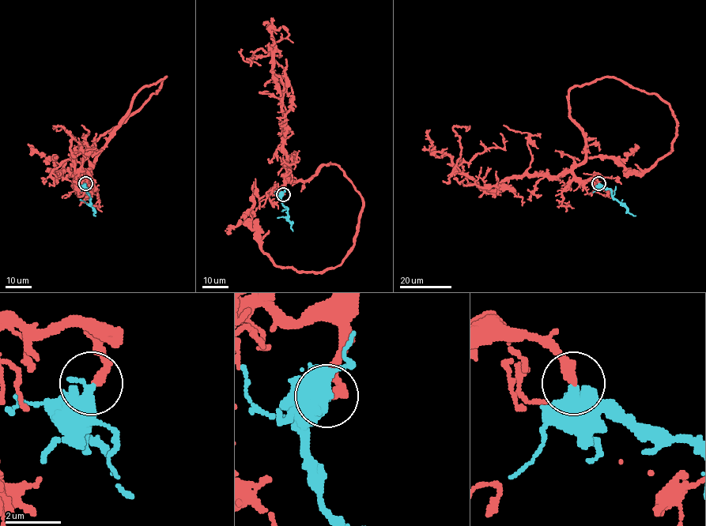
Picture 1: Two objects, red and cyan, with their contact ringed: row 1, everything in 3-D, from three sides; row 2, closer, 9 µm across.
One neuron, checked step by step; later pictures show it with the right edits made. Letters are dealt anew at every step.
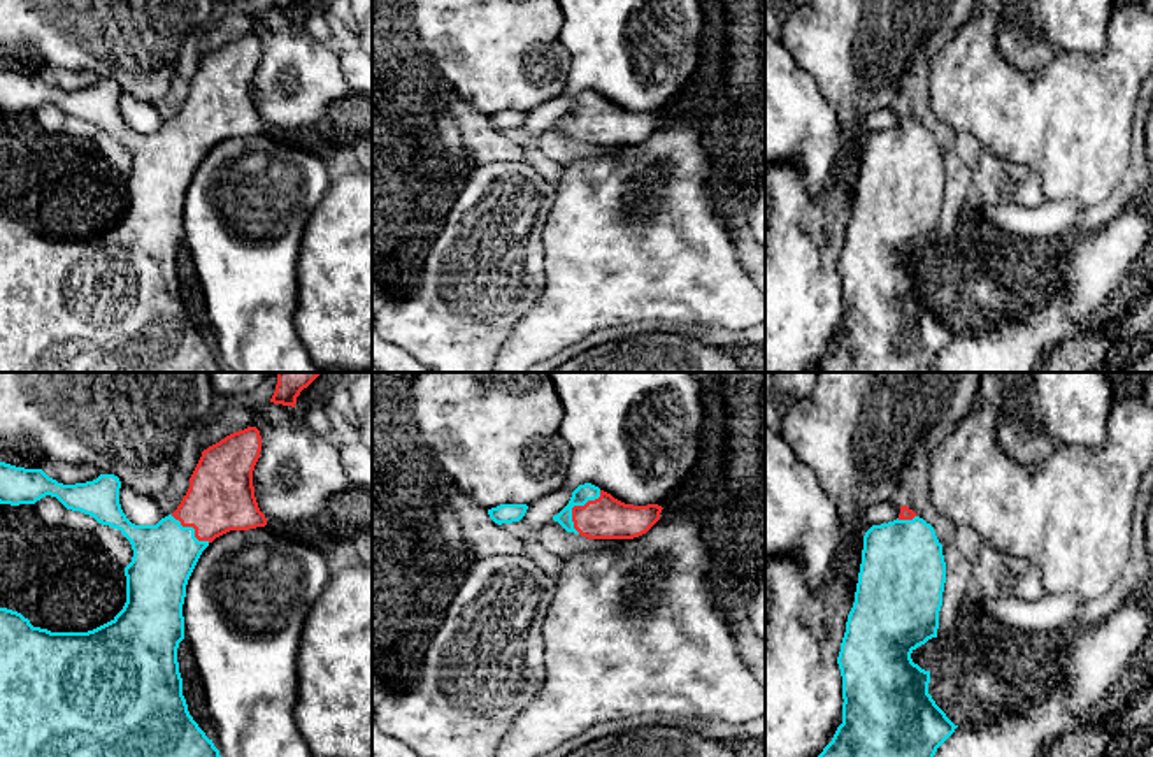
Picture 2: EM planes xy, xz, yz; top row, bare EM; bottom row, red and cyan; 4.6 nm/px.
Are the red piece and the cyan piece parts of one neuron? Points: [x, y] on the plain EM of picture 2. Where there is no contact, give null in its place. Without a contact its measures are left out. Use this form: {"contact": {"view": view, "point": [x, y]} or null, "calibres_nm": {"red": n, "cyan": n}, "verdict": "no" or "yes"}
{"contact": {"view": "xz", "point": [576, 113]}, "calibres_nm": {"red": 190, "cyan": 80}, "verdict": "yes"}

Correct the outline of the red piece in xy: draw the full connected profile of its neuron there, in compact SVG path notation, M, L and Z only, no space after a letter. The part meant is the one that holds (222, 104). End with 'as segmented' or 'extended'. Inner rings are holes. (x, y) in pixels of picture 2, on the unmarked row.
M256 33L233 39L204 56L181 111L156 132L135 132L126 125L119 111L121 88L114 81L63 91L42 76L0 68L0 111L35 111L46 102L56 104L67 116L118 135L133 156L132 169L125 174L126 209L111 228L93 237L51 239L33 234L18 218L0 214L0 372L219 372L219 357L193 327L183 302L177 269L177 255L184 246L183 211L188 186L202 158L216 144L267 132L253 93L260 58L261 42Z; extended

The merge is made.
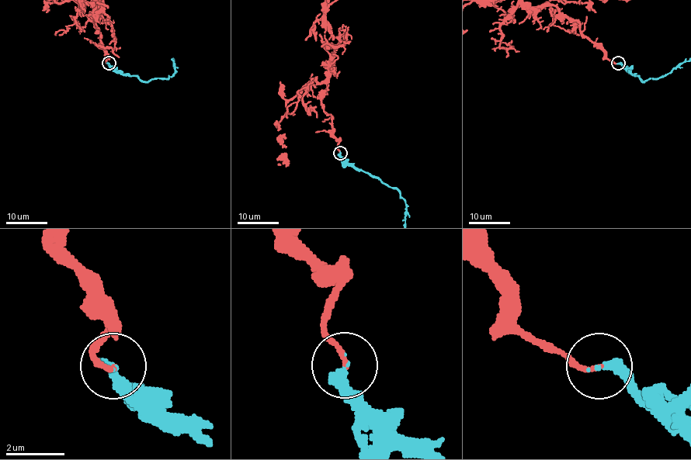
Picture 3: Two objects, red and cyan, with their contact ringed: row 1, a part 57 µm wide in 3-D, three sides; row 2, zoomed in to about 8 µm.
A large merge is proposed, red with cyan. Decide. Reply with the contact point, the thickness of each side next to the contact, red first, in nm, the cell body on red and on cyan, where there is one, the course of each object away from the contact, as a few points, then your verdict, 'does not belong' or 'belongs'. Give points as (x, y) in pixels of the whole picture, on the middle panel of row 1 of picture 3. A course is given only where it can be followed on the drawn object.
at (340, 153); 160 nm thick on the red side, 300 nm on the other; no cell body on red; no cell body on cyan; cyan runs (340, 153), (347, 162), (398, 191), (406, 204), (406, 216); belongs

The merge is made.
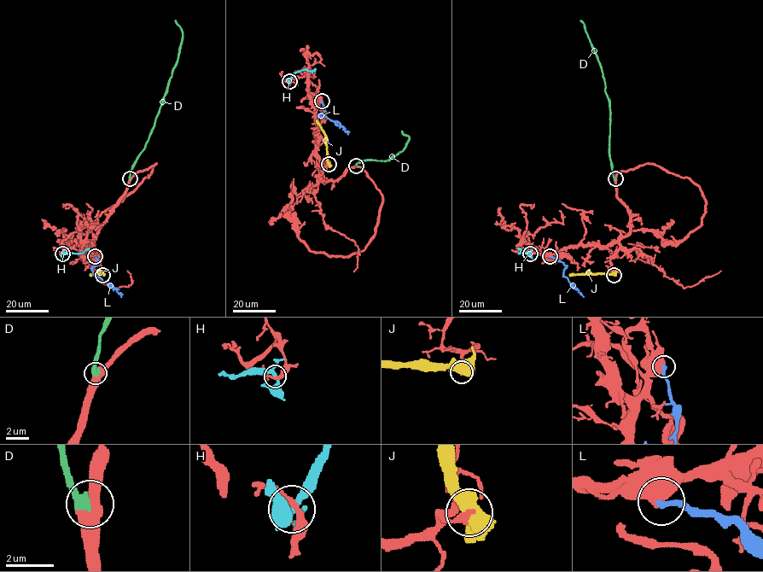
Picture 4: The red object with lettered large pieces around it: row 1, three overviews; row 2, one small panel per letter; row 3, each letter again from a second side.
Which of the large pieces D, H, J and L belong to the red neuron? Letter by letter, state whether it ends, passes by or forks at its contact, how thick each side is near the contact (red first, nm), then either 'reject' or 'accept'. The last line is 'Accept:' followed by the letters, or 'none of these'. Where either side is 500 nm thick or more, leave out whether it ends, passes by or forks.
D: it ends there; 400 nm thick on the red side, 440 nm on the other; accept
H: it forks there; 280 nm thick on the red side, 240 nm on the other; reject
J: it forks there; 200 nm thick on the red side, 480 nm on the other; reject
L: 700 nm thick on the red side, 300 nm on the other; reject
Accept: D

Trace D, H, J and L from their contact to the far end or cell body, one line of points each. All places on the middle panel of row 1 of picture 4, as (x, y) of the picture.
D: (356, 166), (363, 160), (387, 160), (400, 152), (409, 140), (401, 131)
H: (289, 81), (296, 72), (316, 69)
J: (329, 165), (326, 135), (316, 119)
L: (322, 101), (324, 113), (318, 115), (323, 113), (348, 134)

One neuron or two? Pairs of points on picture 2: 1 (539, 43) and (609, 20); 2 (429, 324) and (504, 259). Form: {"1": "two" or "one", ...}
{"1": "two", "2": "one"}

